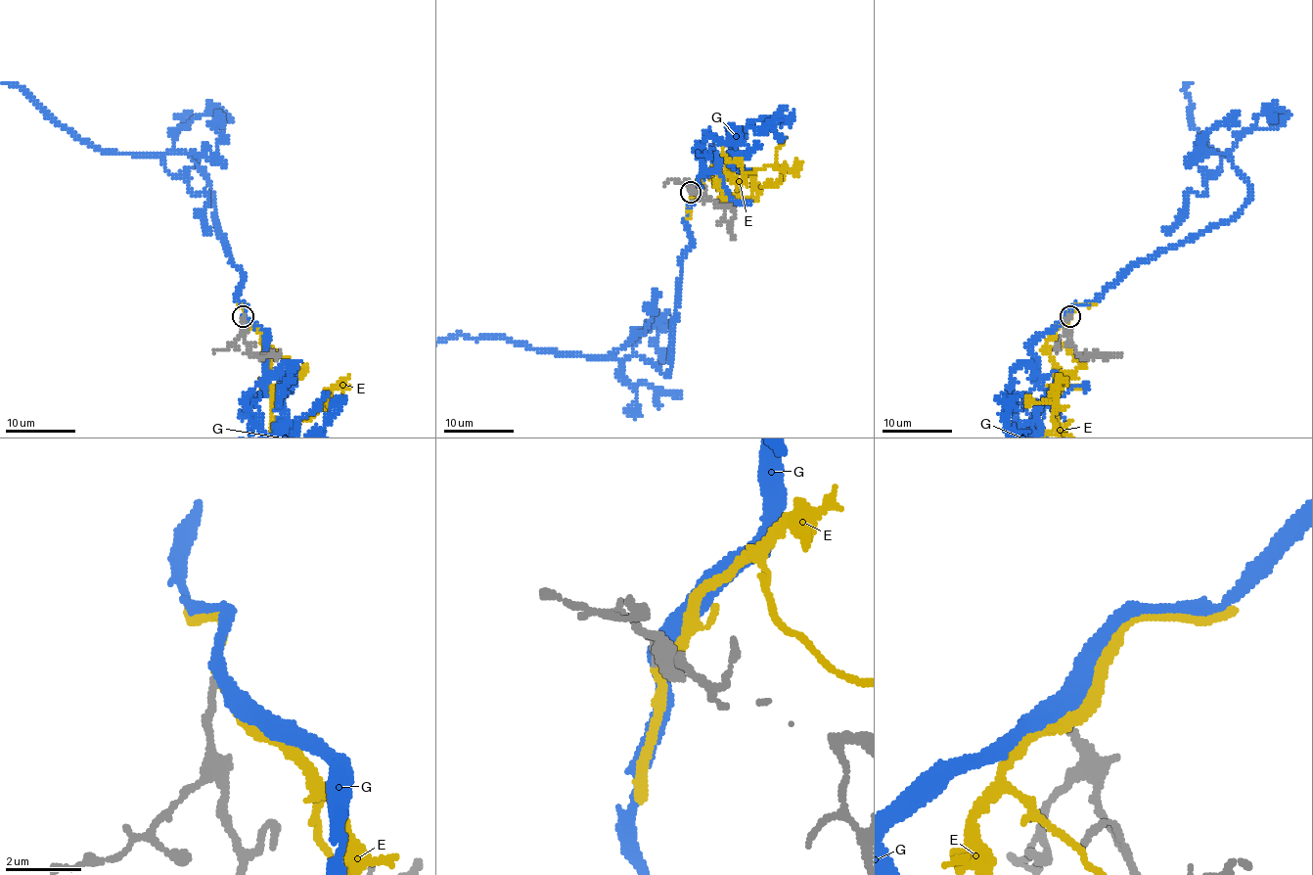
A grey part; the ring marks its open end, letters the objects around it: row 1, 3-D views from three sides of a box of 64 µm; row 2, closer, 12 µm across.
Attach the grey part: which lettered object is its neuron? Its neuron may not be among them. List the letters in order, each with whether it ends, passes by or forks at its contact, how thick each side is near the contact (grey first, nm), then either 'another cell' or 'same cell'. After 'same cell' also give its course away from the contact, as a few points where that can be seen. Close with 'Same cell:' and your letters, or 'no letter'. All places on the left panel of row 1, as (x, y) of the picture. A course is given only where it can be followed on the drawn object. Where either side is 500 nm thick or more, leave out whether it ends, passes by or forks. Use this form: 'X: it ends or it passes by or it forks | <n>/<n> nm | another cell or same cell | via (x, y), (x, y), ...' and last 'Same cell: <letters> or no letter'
E: it passes by | 190/240 nm | another cell
G: it passes by | 200/400 nm | another cell
Same cell: no letter

